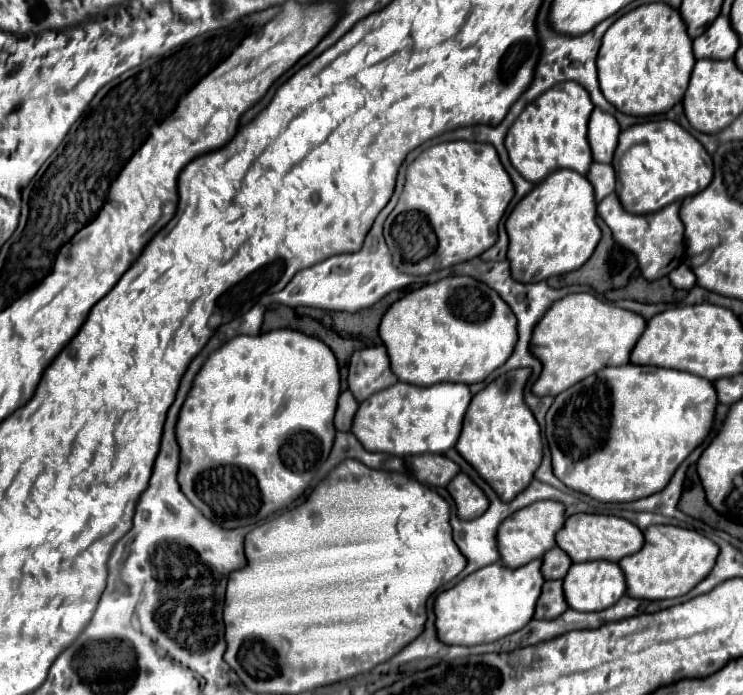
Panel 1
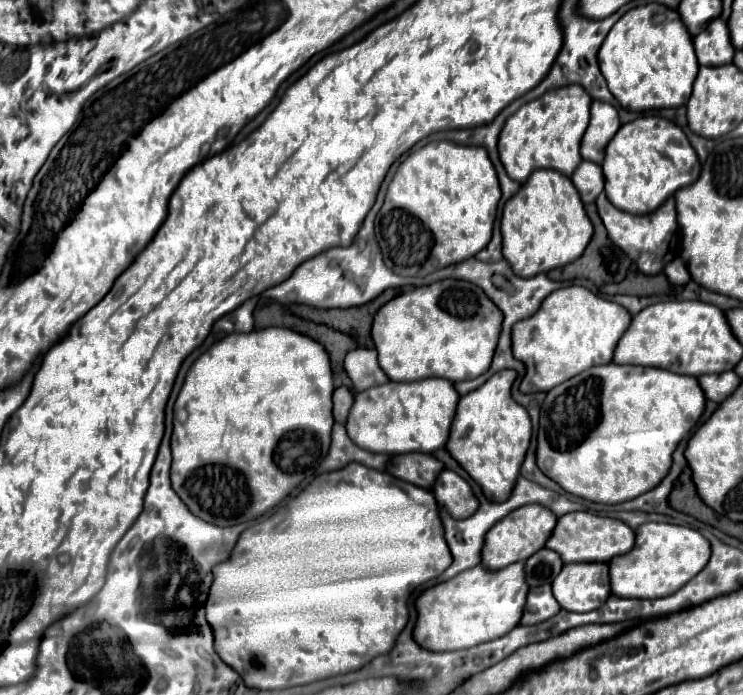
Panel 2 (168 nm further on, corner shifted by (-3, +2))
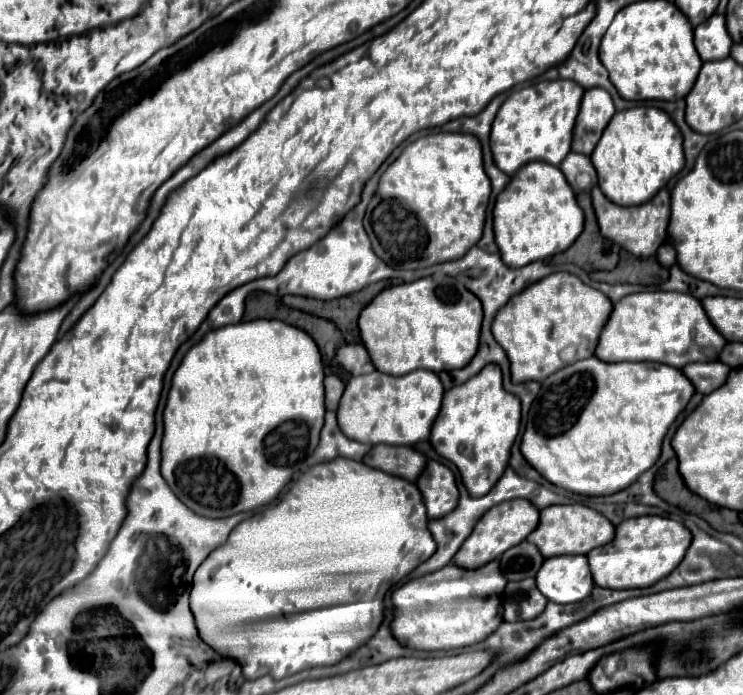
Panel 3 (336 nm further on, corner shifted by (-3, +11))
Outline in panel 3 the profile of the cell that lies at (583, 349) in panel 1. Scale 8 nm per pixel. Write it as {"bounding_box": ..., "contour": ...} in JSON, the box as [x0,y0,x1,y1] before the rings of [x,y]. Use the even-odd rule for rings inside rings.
{"bounding_box":[492,272,612,382],"contour":[[[568,272],[548,274],[532,284],[532,288],[524,288],[524,292],[512,296],[512,300],[496,312],[492,322],[492,334],[510,360],[512,382],[544,380],[552,372],[564,368],[566,362],[560,358],[560,350],[566,346],[576,348],[574,360],[594,356],[598,334],[610,312],[612,302],[606,294],[582,284],[578,276]]]}

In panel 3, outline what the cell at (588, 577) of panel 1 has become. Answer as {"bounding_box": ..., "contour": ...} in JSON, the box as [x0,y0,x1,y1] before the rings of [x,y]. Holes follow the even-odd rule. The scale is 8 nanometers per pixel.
{"bounding_box":[536,556,594,604],"contour":[[[586,556],[546,558],[536,574],[536,586],[556,604],[584,600],[594,588]]]}

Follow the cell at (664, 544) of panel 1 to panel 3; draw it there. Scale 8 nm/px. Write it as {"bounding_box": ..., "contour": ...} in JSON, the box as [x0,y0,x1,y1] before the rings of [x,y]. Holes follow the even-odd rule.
{"bounding_box":[586,516,690,588],"contour":[[[662,516],[628,518],[616,526],[614,538],[608,546],[594,548],[586,554],[594,584],[600,588],[646,588],[662,580],[680,564],[690,544],[690,532],[676,520]]]}

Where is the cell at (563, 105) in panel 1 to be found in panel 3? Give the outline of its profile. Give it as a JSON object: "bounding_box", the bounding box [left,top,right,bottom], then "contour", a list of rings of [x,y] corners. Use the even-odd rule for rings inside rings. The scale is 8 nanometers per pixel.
{"bounding_box":[490,80,584,176],"contour":[[[542,80],[538,84],[526,86],[512,92],[500,106],[490,134],[490,150],[494,164],[508,176],[528,162],[542,160],[552,166],[560,162],[570,152],[572,128],[580,110],[584,88],[574,80]]]}

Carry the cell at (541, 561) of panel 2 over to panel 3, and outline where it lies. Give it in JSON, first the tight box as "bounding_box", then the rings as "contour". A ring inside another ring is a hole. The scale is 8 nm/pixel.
{"bounding_box":[500,540,544,580],"contour":[[[524,540],[500,556],[500,570],[506,580],[524,580],[534,578],[542,562],[544,556],[538,552],[538,548]]]}

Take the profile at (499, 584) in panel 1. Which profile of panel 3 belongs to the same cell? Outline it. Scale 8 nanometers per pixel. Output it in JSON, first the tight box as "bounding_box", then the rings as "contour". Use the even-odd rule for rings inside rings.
{"bounding_box":[390,562,504,650],"contour":[[[494,562],[476,570],[464,570],[454,564],[442,570],[414,578],[392,592],[394,620],[390,624],[392,636],[412,650],[454,650],[482,642],[502,624],[500,596],[504,592],[504,576]]]}

